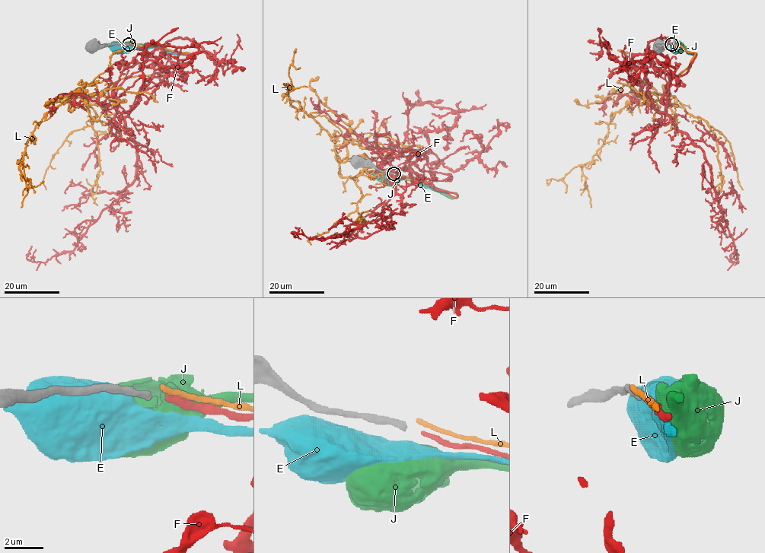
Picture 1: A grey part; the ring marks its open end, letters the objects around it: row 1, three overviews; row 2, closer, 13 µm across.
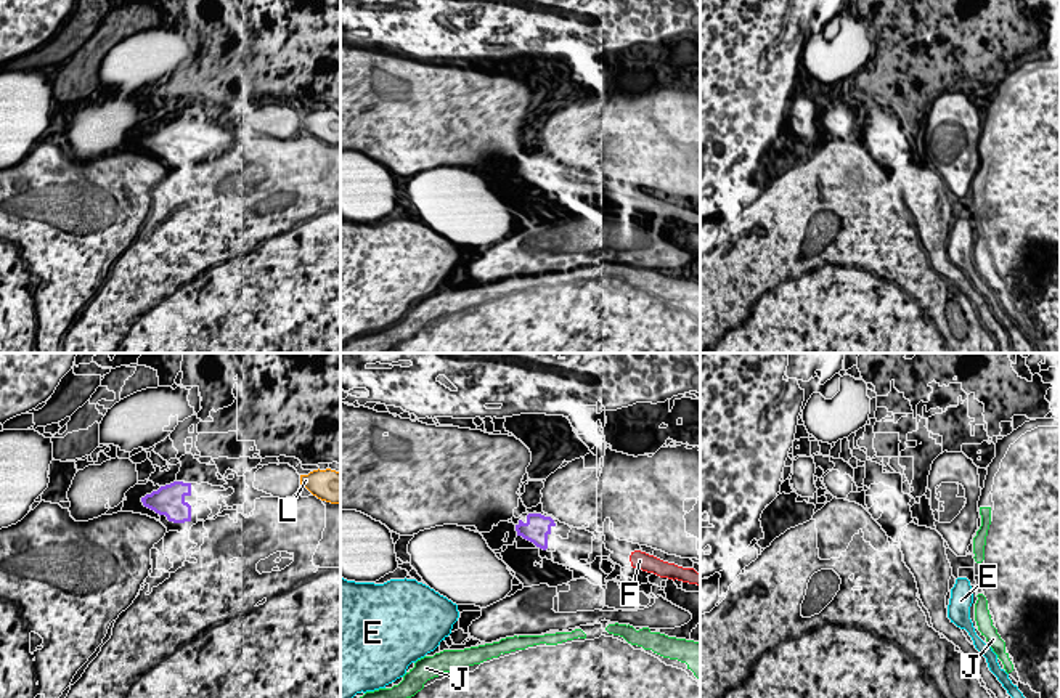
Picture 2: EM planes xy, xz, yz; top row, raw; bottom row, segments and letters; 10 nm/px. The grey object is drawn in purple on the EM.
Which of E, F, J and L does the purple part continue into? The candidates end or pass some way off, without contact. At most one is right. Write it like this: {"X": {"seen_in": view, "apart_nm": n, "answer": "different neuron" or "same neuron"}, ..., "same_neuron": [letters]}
{"E": {"seen_in": "xz", "apart_nm": 950, "answer": "different neuron"}, "F": {"seen_in": "xz", "apart_nm": 800, "answer": "same neuron"}, "J": {"seen_in": "xz", "apart_nm": 850, "answer": "different neuron"}, "L": {"seen_in": "xy", "apart_nm": 1100, "answer": "different neuron"}, "same_neuron": ["F"]}

